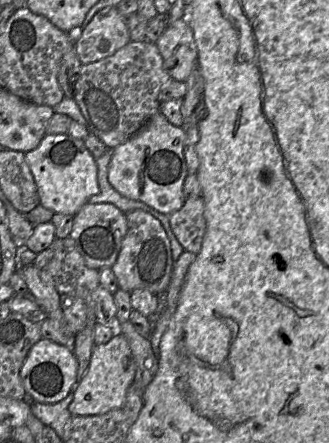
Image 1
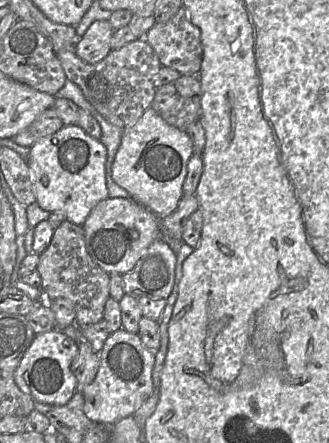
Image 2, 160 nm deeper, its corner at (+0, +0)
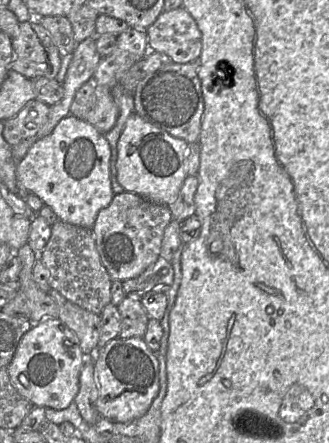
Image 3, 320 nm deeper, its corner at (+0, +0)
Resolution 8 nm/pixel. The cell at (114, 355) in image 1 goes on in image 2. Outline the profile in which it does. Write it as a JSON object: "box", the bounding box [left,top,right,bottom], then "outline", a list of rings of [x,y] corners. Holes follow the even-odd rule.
{"box":[82,328,155,423],"outline":[[[122,328],[110,333],[99,352],[99,368],[94,380],[82,390],[84,398],[83,411],[94,423],[116,423],[133,415],[153,392],[152,369],[155,354],[146,348],[139,335]]]}

